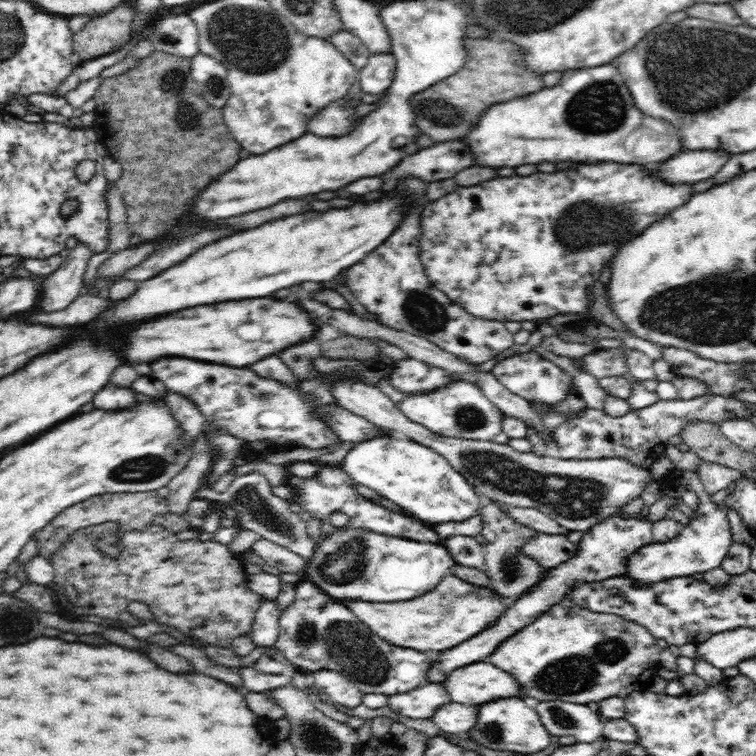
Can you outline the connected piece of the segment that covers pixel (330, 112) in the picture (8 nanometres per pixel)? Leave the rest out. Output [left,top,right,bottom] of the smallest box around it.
[307,101,357,137]

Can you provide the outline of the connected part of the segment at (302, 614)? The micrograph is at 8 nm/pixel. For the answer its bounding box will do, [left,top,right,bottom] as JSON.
[274,579,435,696]

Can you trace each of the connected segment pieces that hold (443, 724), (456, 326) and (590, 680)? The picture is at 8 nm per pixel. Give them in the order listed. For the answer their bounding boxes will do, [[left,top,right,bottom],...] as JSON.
[[431,702,477,733],[340,175,514,364],[490,598,663,704]]

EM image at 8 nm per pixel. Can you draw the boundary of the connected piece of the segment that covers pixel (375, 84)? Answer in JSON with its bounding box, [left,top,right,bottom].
[357,54,396,96]

